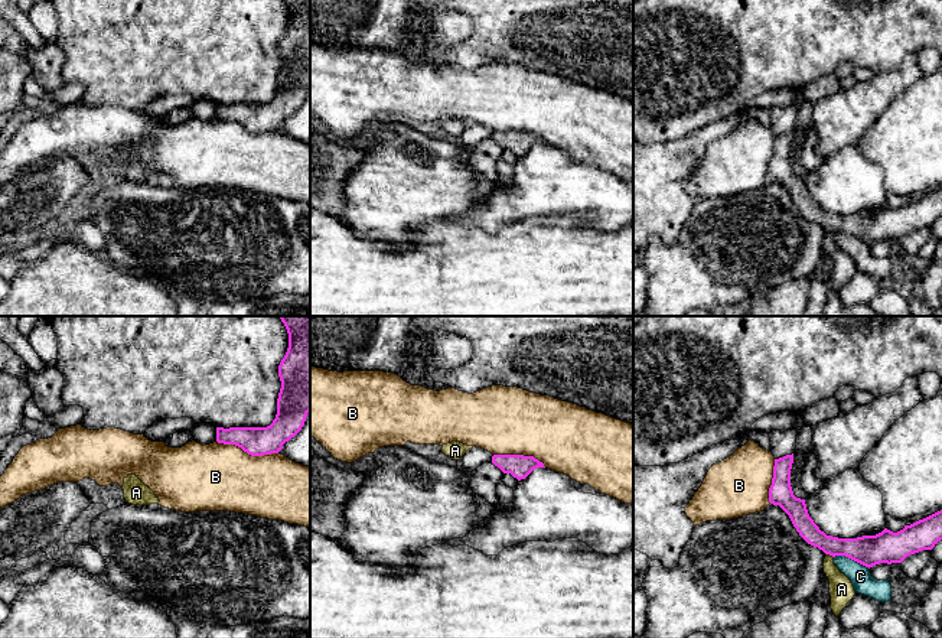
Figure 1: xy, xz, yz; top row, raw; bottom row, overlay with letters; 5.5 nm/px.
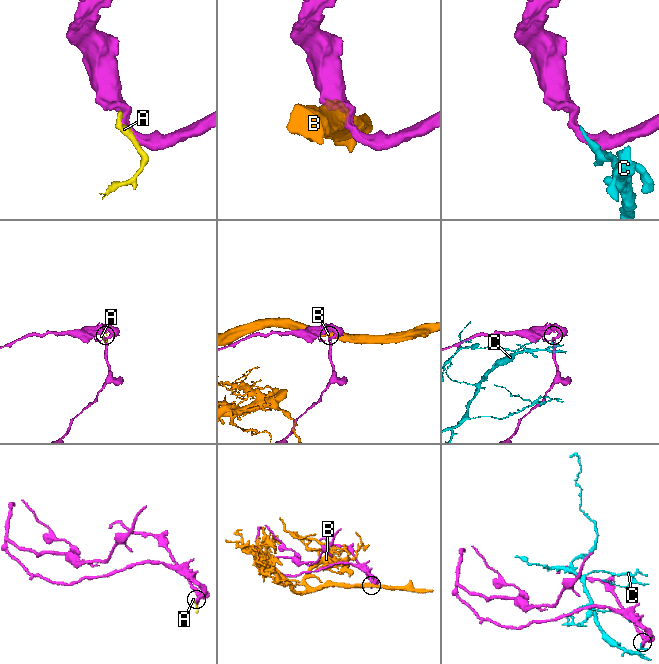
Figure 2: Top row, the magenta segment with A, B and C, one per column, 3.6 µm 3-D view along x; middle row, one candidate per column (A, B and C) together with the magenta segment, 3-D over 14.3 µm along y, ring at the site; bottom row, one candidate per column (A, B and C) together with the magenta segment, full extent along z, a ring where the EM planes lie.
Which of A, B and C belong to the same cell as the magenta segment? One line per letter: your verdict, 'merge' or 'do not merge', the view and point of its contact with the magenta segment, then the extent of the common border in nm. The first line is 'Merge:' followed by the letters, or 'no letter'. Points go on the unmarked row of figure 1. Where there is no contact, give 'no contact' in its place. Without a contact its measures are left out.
Merge: no letter
A: do not merge | yz (830, 231) | 50 nm
B: do not merge | xy (247, 129) | 360 nm
C: do not merge | yz (851, 236) | 220 nm

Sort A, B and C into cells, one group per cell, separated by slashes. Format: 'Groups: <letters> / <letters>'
Groups: A / B / C

